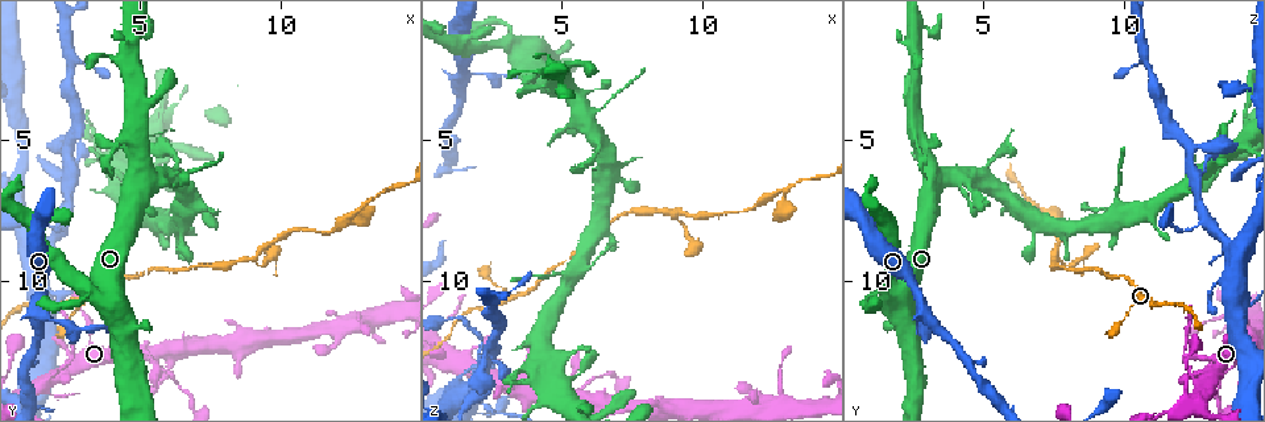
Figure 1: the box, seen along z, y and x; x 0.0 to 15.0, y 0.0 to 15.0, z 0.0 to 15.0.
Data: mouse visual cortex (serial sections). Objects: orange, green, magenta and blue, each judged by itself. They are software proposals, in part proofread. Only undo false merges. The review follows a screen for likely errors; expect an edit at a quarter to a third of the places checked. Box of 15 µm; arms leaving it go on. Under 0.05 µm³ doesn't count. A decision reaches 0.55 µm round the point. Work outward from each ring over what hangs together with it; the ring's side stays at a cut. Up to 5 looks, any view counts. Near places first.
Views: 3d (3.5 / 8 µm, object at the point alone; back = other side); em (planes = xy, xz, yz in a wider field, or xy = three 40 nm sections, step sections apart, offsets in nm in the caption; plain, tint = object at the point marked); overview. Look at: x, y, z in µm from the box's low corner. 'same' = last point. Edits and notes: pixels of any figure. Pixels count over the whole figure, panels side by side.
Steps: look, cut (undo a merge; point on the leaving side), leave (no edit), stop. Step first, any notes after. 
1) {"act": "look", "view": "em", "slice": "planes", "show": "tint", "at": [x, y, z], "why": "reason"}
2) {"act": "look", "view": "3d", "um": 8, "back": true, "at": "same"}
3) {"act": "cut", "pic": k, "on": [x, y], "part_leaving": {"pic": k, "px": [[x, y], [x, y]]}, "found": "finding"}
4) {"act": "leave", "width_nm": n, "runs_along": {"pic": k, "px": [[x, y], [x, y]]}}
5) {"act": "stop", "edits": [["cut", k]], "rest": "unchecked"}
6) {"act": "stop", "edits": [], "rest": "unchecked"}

{"act": "look", "view": "3d", "um": 3.5, "back": true, "at": [2.8, 11.1, 13.8], "why": "a narrow waist"}

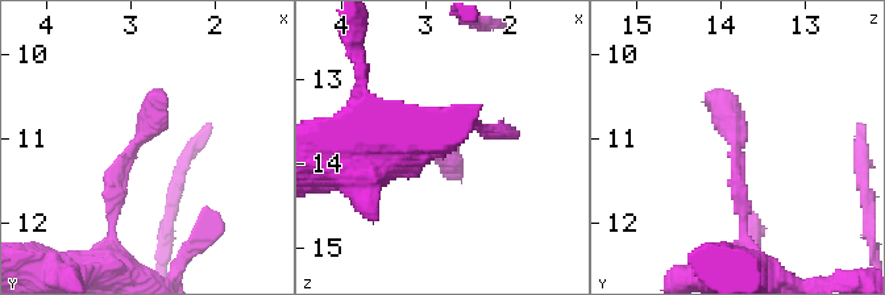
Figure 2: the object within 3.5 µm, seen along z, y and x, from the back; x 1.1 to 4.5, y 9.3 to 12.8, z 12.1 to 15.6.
{"act": "look", "view": "em", "slice": "xy", "step": 2, "show": "plain", "at": [2.95, 11.05, 13.75], "why": "need the tissue"}

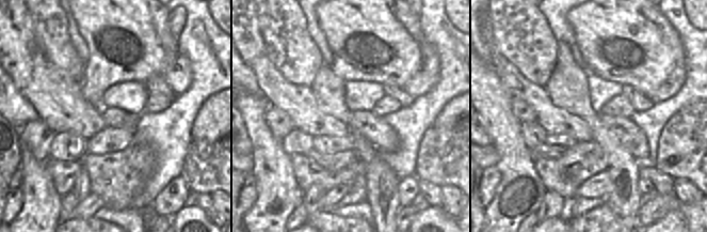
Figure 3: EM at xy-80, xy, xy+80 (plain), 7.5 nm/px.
{"act": "look", "view": "em", "slice": "xy", "step": 2, "show": "tint", "at": "same"}

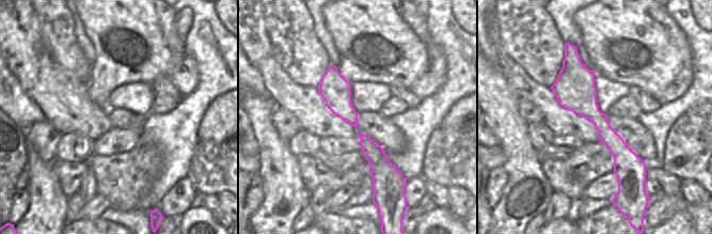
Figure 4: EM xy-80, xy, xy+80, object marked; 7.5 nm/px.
{"act": "leave", "found": "all the same cell"}

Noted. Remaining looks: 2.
{"act": "look", "view": "3d", "um": 3.5, "at": [5.4, 7.8, 9.8], "why": "small branch off a trunk"}

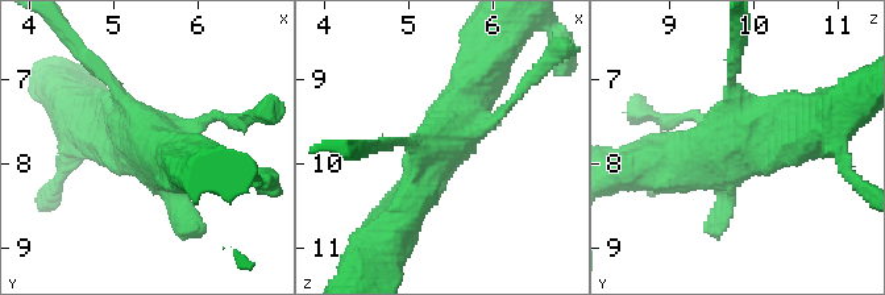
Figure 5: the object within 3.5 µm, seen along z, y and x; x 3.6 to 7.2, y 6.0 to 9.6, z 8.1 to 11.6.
{"act": "look", "view": "em", "slice": "planes", "show": "tint", "at": [5.35, 7.65, 9.75], "why": "need the tissue"}

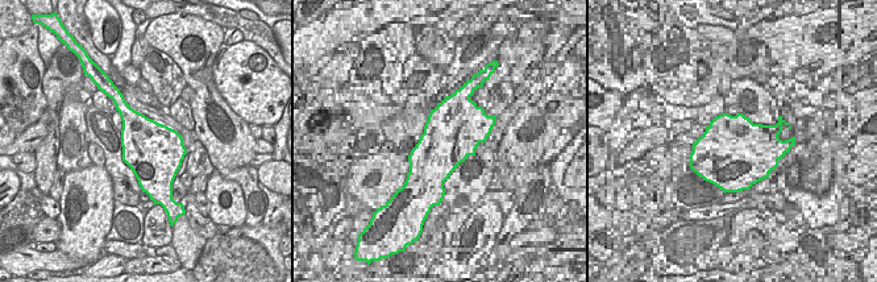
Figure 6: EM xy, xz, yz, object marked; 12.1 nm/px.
{"act": "leave", "runs_along": {"pic": 5, "px": [[486, 52], [418, 192]]}, "found": "continuous, no second cell"}

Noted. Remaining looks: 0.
{"act": "stop", "edits": [], "rest": "unchecked"}

